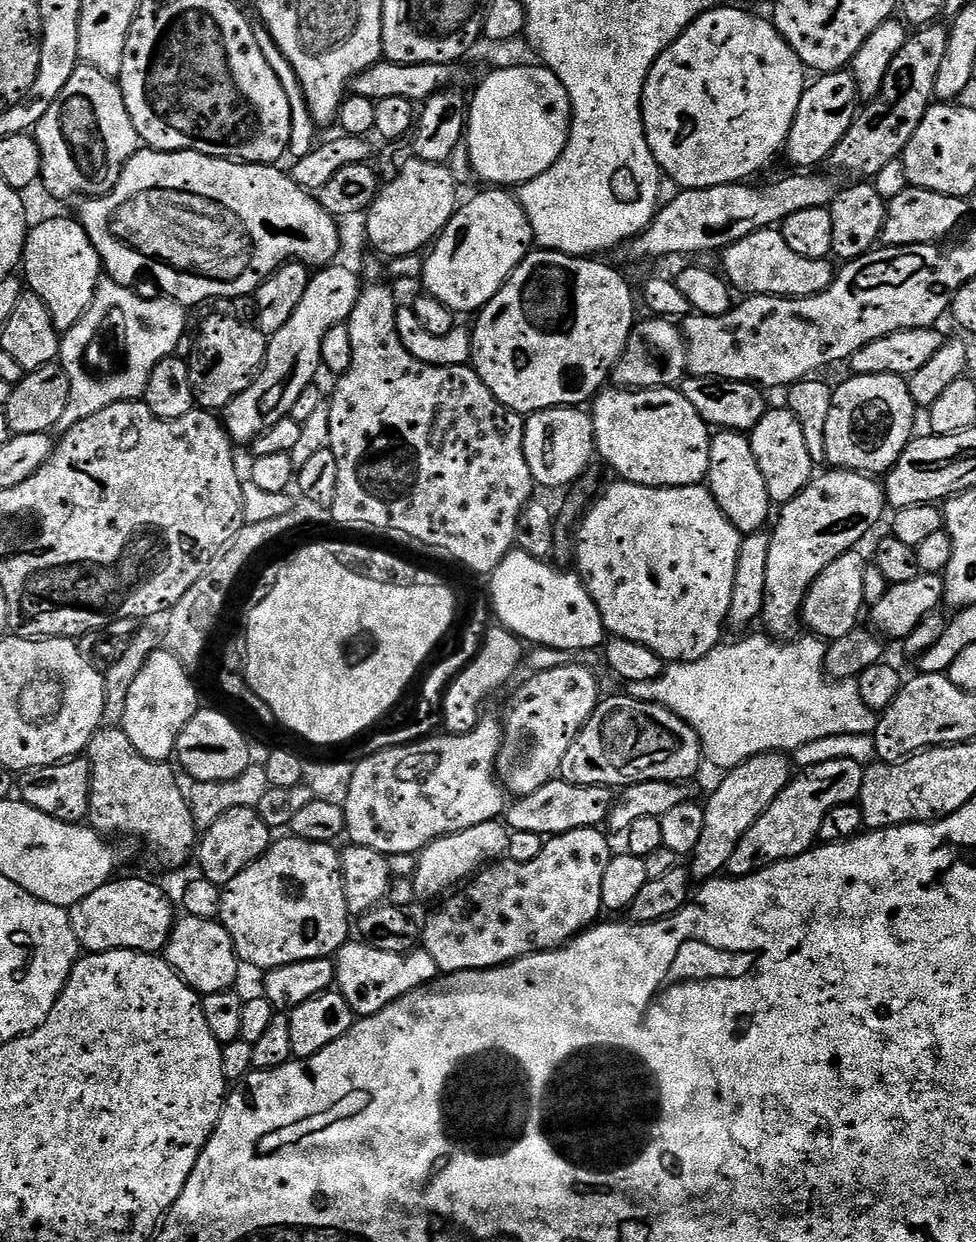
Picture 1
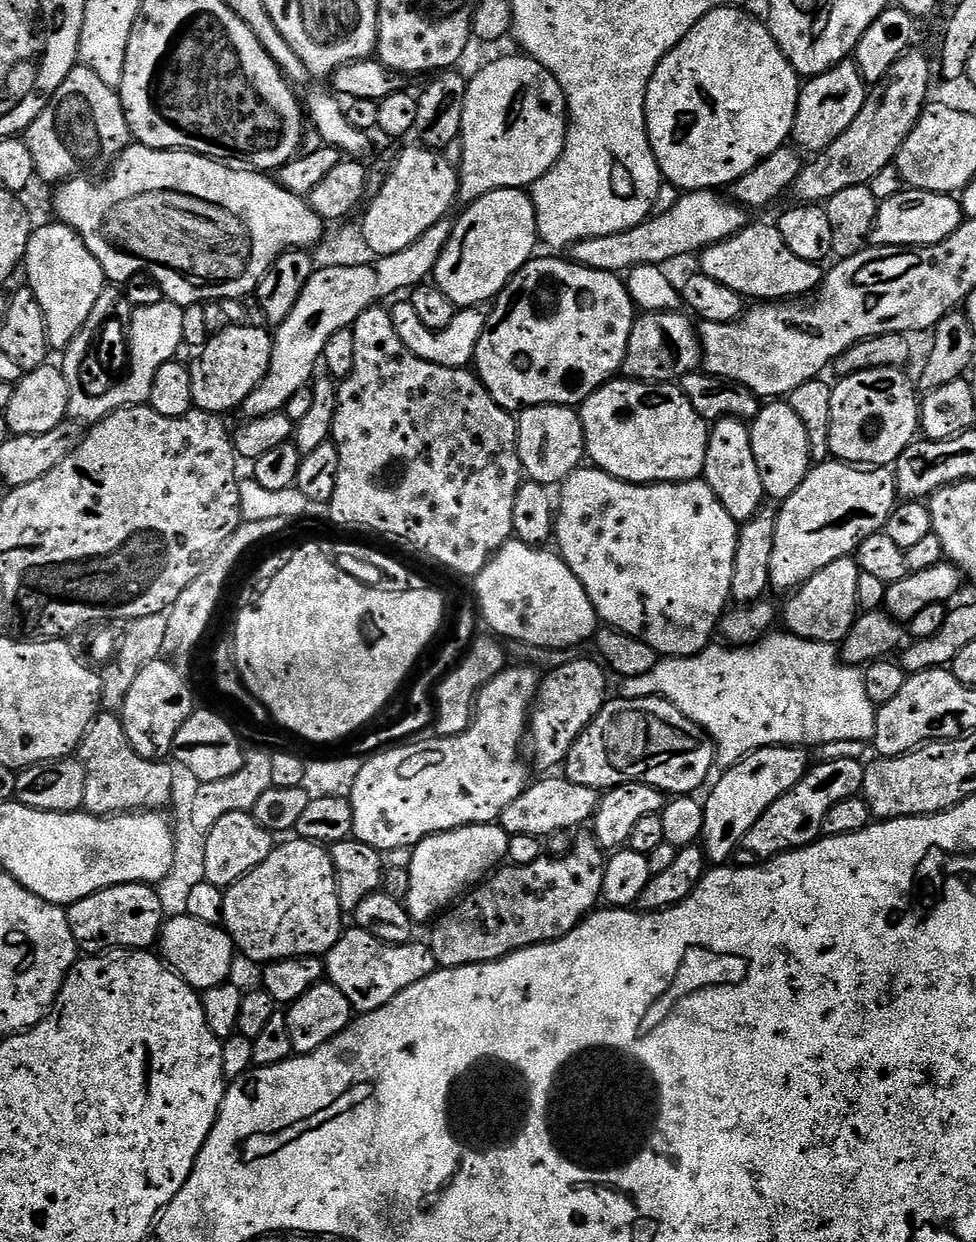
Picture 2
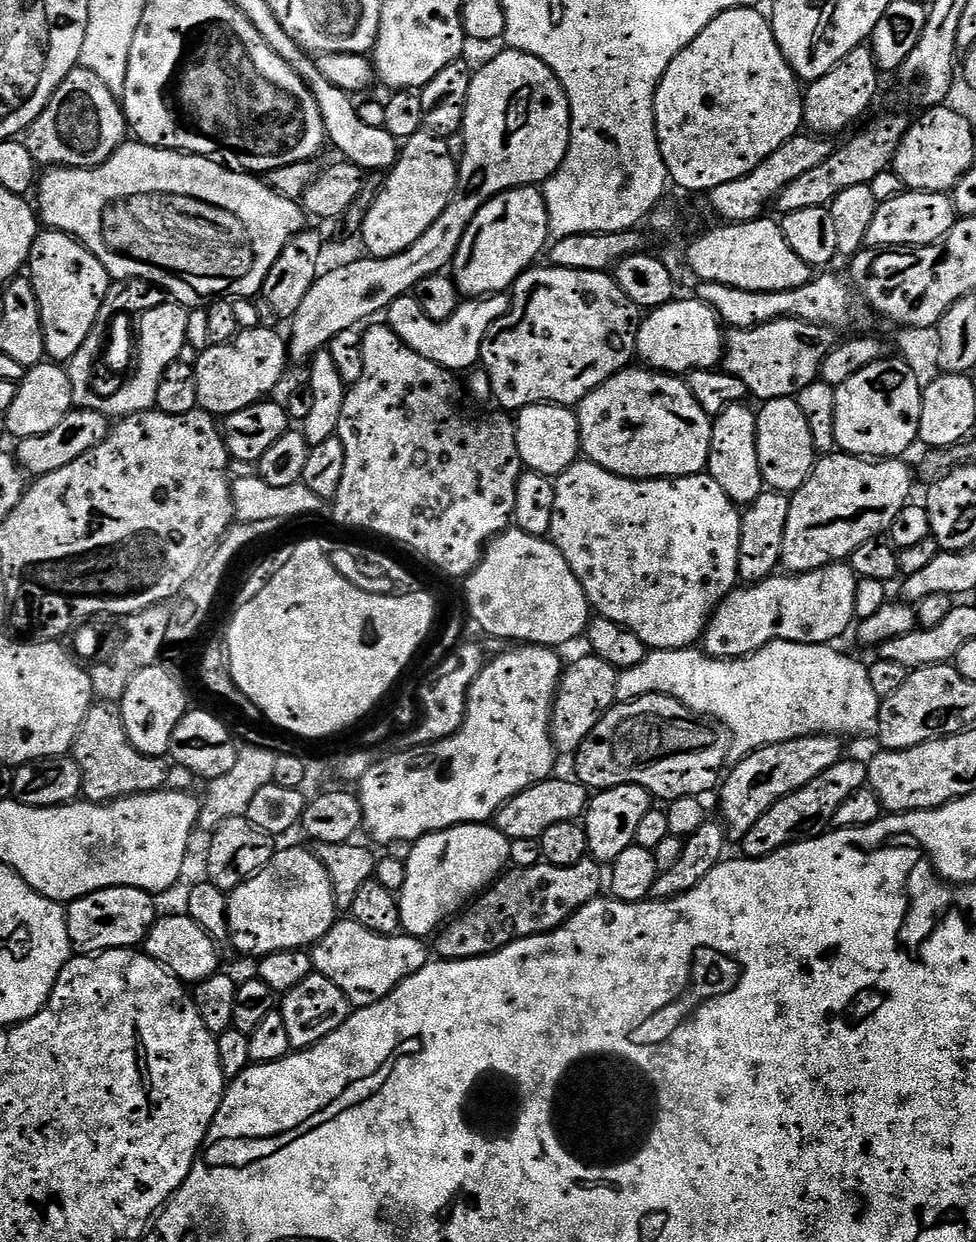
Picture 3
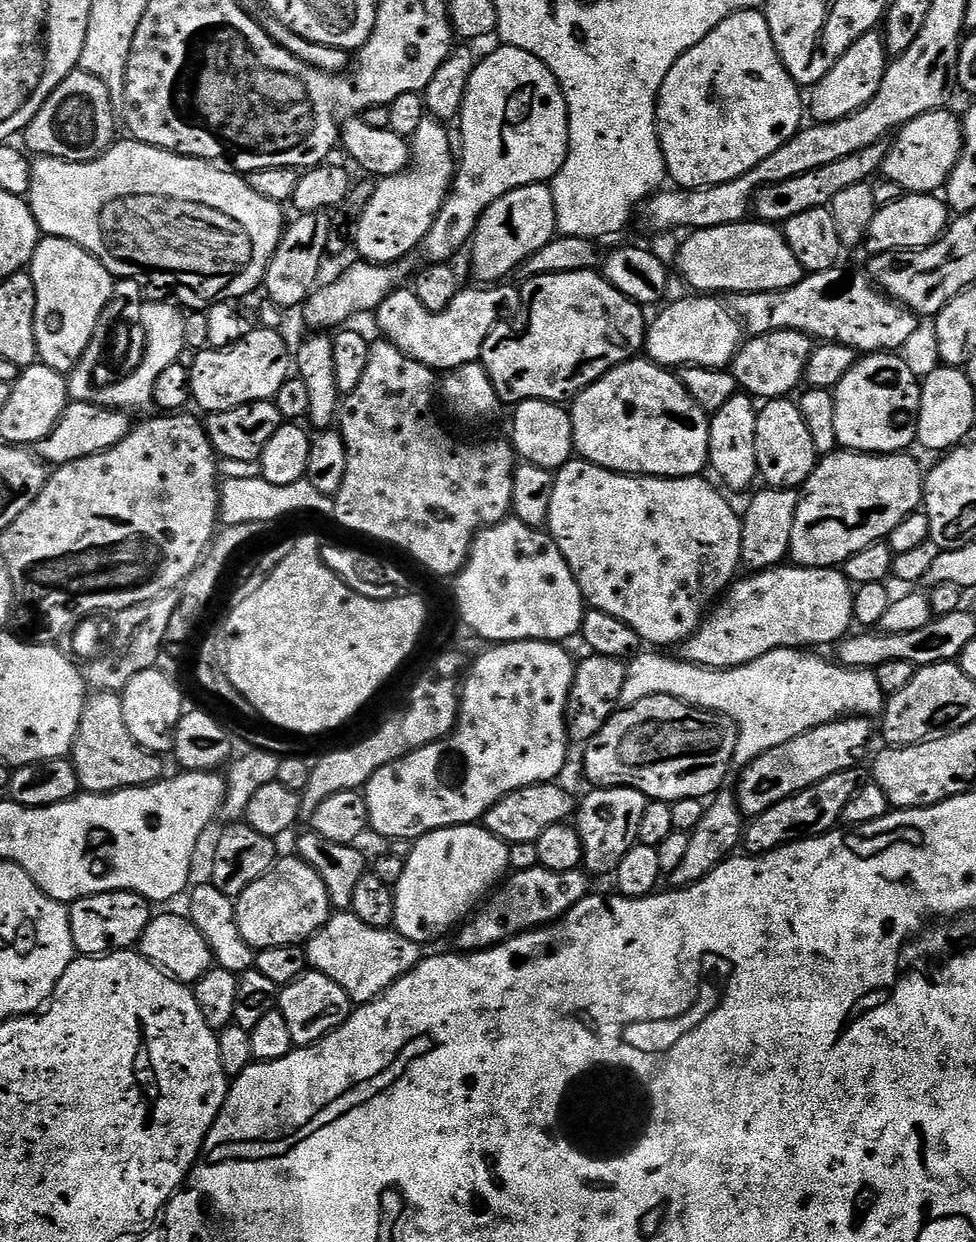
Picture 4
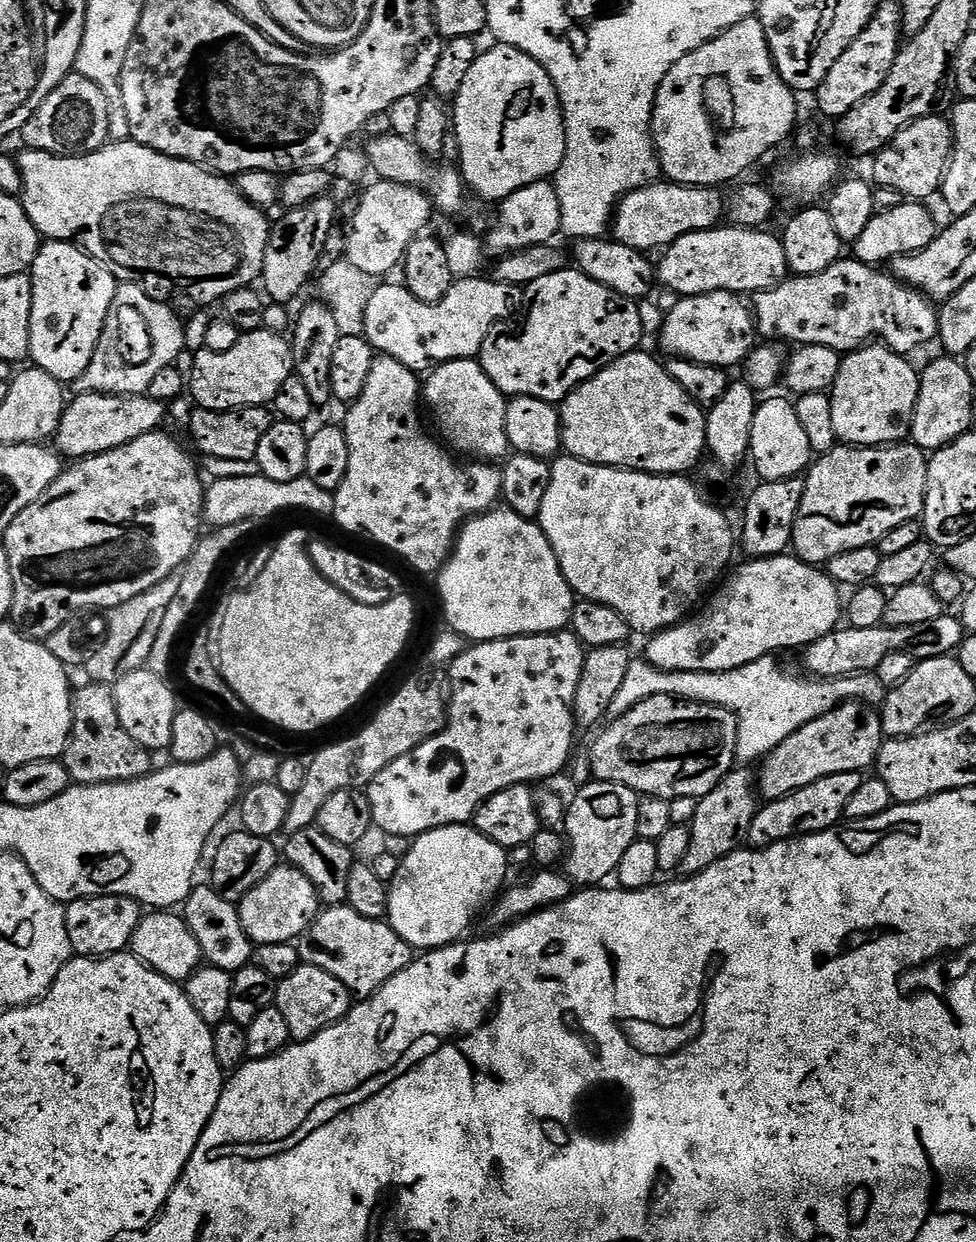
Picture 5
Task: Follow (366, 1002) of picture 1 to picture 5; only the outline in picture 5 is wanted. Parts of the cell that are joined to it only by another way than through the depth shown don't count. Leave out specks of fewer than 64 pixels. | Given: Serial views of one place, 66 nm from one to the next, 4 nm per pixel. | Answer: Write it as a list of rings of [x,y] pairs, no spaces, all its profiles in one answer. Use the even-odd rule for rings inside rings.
[[[328,906],[316,921],[301,934],[298,947],[300,959],[313,964],[326,974],[334,974],[356,998],[371,998],[394,974],[414,959],[414,950],[384,920],[362,918],[353,908]]]

